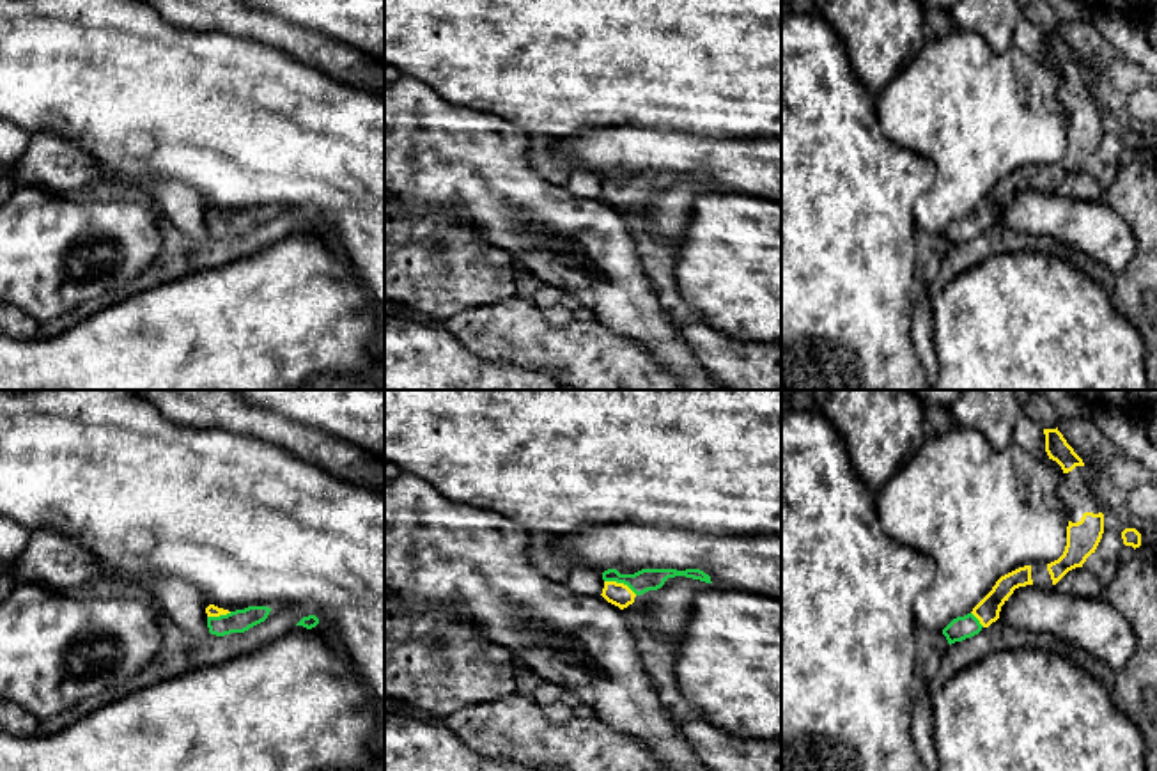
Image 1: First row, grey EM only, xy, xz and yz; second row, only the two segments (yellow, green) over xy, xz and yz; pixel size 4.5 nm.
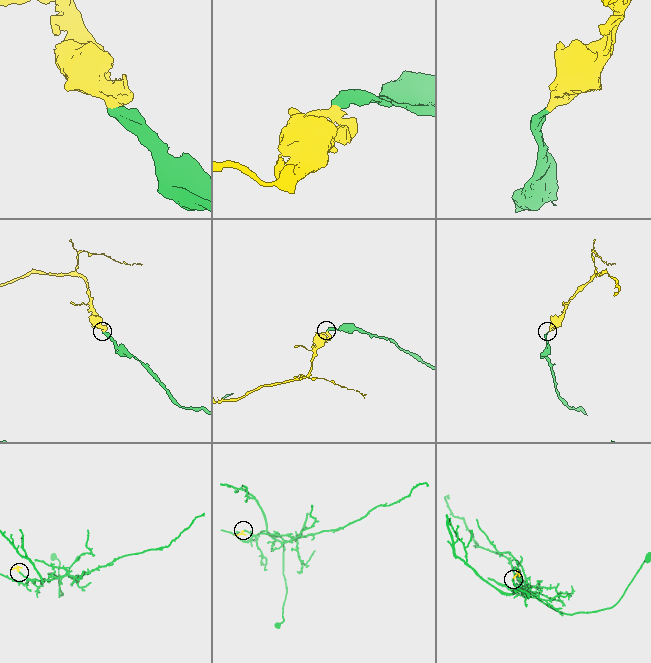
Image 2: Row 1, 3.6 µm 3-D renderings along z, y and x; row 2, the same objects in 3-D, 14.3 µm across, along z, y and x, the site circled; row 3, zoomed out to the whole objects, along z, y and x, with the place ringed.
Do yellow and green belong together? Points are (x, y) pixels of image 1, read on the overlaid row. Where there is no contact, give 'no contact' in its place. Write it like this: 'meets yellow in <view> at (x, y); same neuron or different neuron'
meets yellow in xz at (621, 584); same neuron

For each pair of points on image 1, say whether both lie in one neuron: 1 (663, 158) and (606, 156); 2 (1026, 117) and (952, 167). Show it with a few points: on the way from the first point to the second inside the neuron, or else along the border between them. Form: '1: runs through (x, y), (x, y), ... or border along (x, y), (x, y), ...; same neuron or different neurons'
1: runs through (649, 156), (621, 156); same neuron
2: runs through (1009, 117), (1001, 117), (970, 149); same neuron

